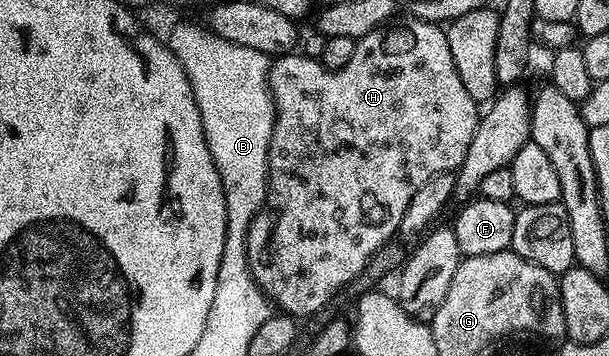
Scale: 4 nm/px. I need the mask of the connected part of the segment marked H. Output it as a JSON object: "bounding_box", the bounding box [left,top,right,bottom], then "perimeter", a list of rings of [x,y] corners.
{"bounding_box":[247,17,481,317],"perimeter":[[[411,17],[408,18],[408,20],[408,23],[396,22],[394,25],[377,27],[375,30],[370,31],[369,34],[361,36],[353,49],[353,57],[349,57],[349,65],[345,65],[336,71],[325,69],[323,64],[317,59],[310,59],[301,53],[292,53],[276,58],[270,71],[267,73],[267,90],[271,92],[271,100],[275,102],[275,128],[271,134],[271,140],[269,141],[266,206],[268,208],[272,207],[275,211],[269,212],[267,216],[264,214],[262,217],[256,218],[253,226],[249,229],[249,233],[247,234],[247,267],[251,271],[251,276],[255,279],[255,284],[263,290],[264,295],[271,300],[272,304],[274,304],[280,312],[286,313],[292,317],[315,314],[321,307],[325,306],[346,283],[353,282],[359,274],[362,276],[364,272],[366,272],[367,264],[394,240],[391,238],[396,238],[399,226],[401,225],[401,217],[405,215],[405,209],[409,209],[409,200],[413,197],[413,193],[417,193],[417,189],[421,189],[421,185],[425,185],[433,177],[458,172],[459,166],[465,161],[465,153],[469,153],[469,141],[473,141],[473,133],[479,124],[481,111],[473,101],[473,97],[469,97],[469,93],[465,93],[465,85],[461,85],[461,77],[457,77],[457,65],[453,65],[453,53],[449,53],[449,41],[447,40],[446,30],[444,30],[440,24],[427,23],[423,19]]]}

